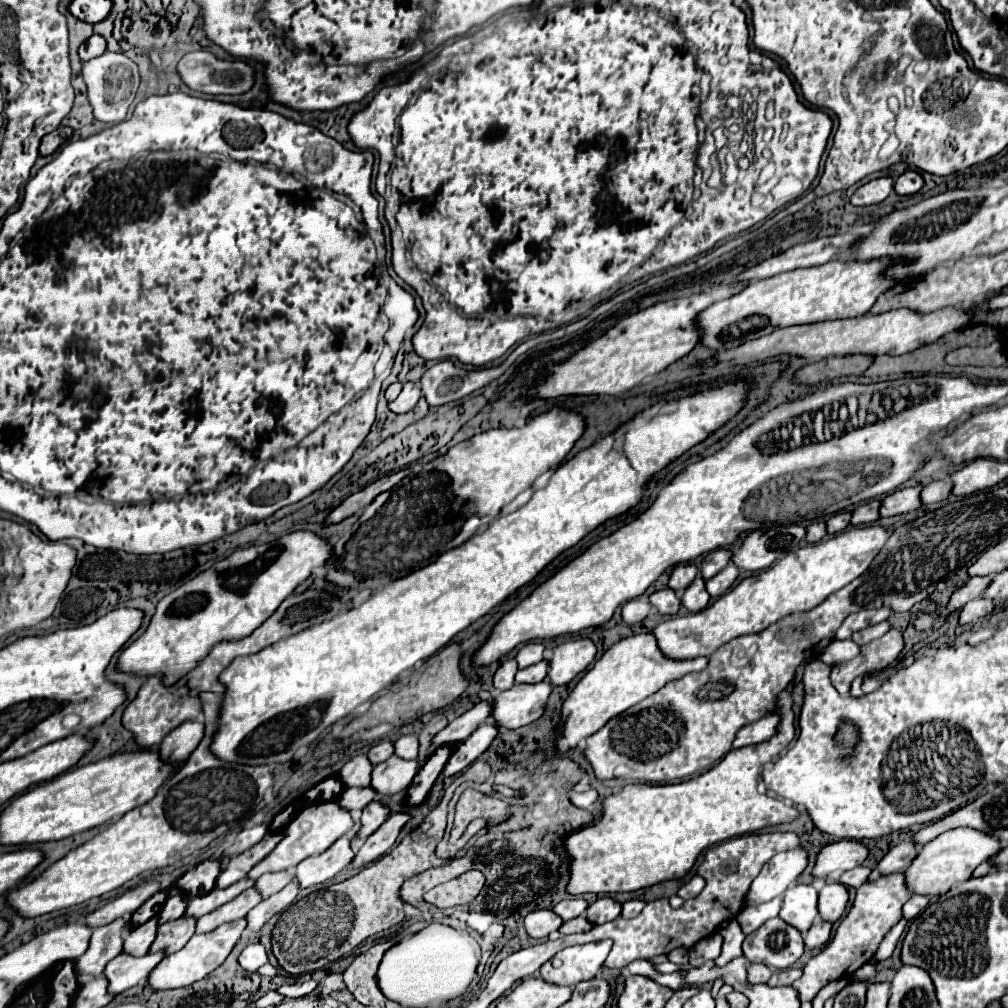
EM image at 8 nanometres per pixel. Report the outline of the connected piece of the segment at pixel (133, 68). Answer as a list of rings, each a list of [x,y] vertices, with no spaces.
[[[105,52],[99,58],[93,58],[83,64],[83,80],[87,84],[89,102],[93,106],[93,116],[99,122],[121,122],[127,116],[127,110],[135,98],[139,86],[137,64],[121,52]]]

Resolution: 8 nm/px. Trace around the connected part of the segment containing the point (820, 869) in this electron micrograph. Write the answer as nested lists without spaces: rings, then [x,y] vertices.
[[[841,840],[841,842],[829,844],[819,852],[817,864],[813,868],[813,876],[825,878],[835,870],[843,870],[843,872],[851,870],[863,864],[867,854],[869,854],[867,846],[863,846],[857,840]]]

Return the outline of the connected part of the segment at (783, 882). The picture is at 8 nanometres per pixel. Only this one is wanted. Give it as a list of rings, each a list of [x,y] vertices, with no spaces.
[[[803,848],[773,856],[761,868],[759,876],[753,880],[747,904],[761,904],[781,896],[787,890],[787,886],[793,884],[803,874],[807,862],[809,862],[809,854]]]

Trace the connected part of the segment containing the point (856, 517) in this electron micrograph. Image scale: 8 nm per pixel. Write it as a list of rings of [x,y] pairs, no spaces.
[[[873,498],[873,500],[867,500],[863,504],[859,504],[855,510],[853,510],[853,520],[851,524],[853,526],[863,526],[863,524],[875,524],[879,520],[879,508],[881,508],[881,500],[879,498]]]

